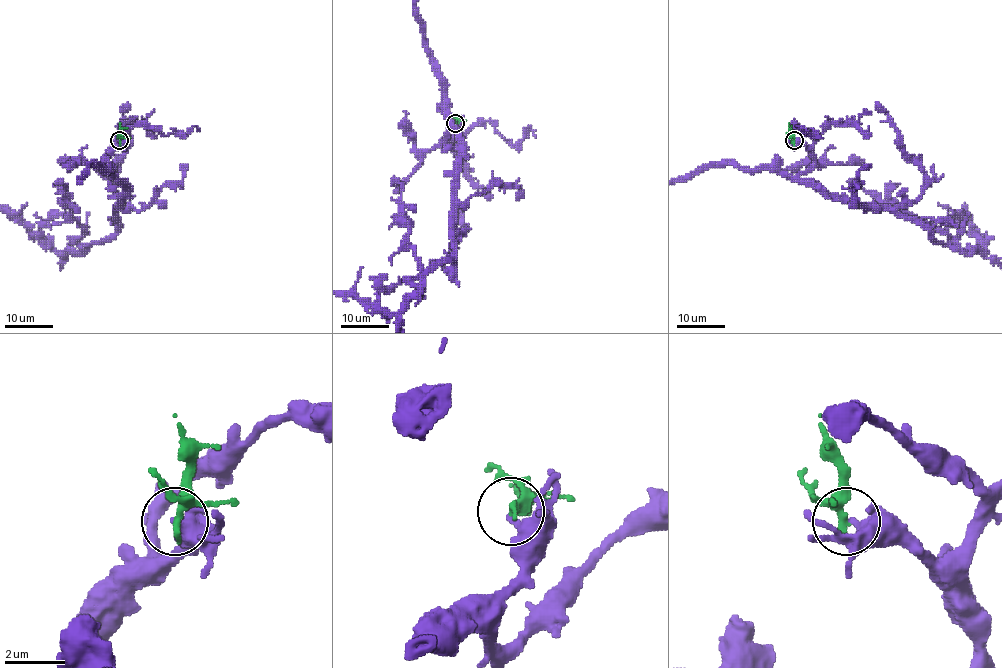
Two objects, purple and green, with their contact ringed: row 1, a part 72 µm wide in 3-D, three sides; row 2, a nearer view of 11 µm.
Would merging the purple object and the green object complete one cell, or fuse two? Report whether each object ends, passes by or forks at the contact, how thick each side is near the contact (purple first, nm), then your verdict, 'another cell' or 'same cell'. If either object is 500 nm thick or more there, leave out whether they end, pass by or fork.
purple ends | green forks | 320/200 nm | another cell

